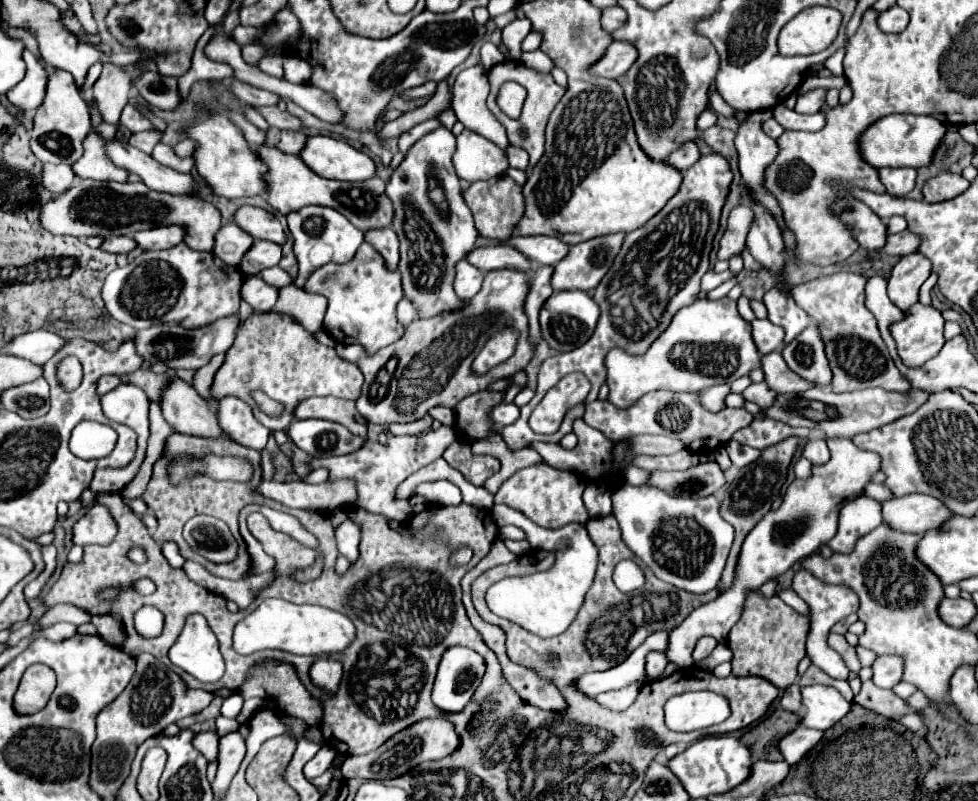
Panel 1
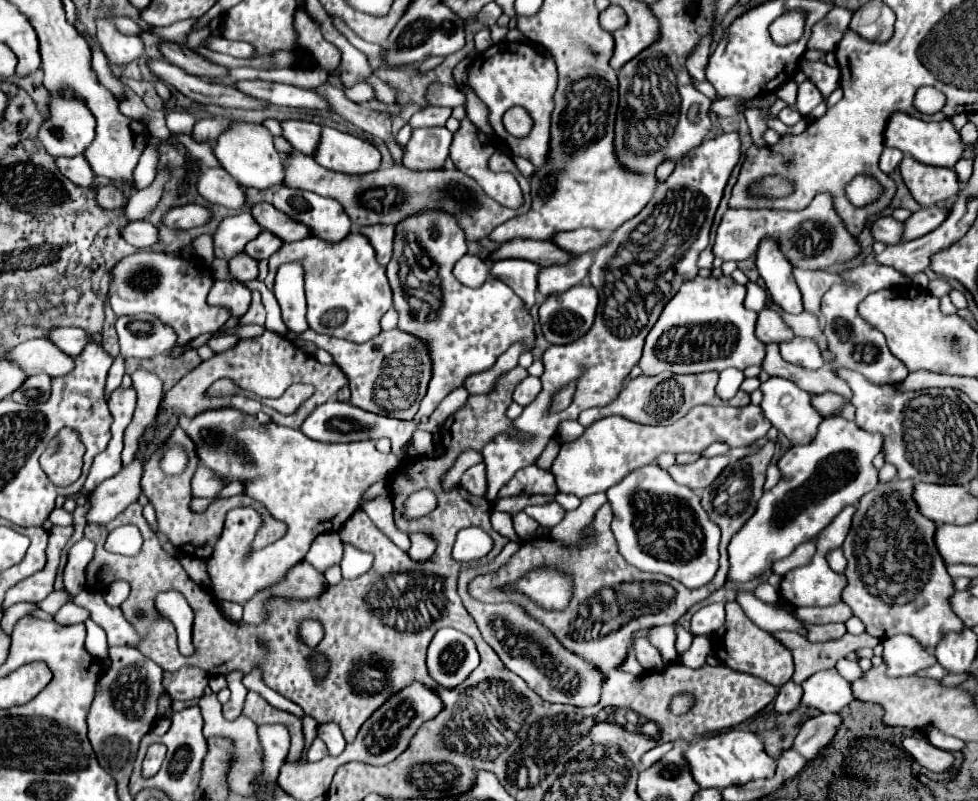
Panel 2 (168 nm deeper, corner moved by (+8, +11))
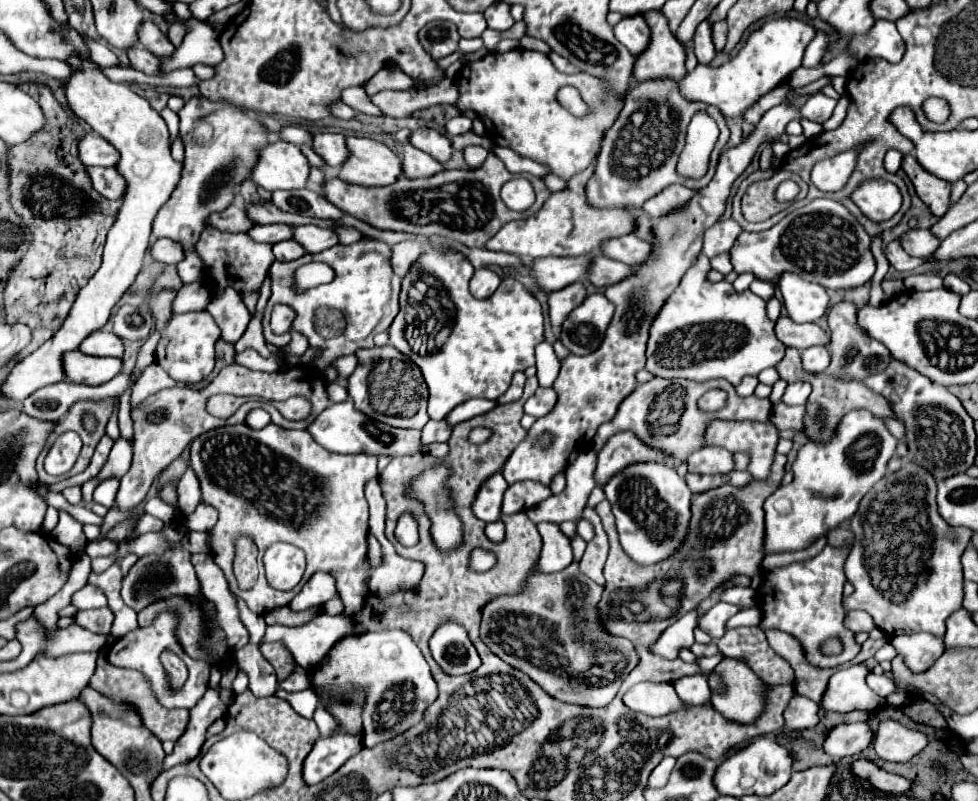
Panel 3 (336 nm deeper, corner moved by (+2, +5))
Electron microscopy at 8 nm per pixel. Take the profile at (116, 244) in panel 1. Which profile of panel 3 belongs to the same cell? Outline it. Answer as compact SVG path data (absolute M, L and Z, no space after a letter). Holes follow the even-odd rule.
M159 239L159 243L151 245L151 257L155 261L163 261L167 265L177 265L179 261L183 261L183 245L169 241L169 239Z

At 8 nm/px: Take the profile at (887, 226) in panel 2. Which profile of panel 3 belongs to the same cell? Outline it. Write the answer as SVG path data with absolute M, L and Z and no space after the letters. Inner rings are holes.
M911 229L901 237L901 245L905 245L905 251L921 259L929 259L937 251L939 243L941 241L929 229Z

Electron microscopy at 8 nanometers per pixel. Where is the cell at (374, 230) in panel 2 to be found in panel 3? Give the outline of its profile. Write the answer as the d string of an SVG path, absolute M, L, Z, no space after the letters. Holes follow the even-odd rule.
M399 243L397 247L393 247L393 271L403 279L409 273L411 265L421 257L421 253L421 243Z

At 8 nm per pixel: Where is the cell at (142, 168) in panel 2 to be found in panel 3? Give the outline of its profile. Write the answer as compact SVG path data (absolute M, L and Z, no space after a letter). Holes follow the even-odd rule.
M163 107L159 115L161 115L161 117L163 117L163 121L167 123L170 133L170 141L172 144L175 139L175 135L179 133L179 117L177 117L177 113L173 113L169 107Z

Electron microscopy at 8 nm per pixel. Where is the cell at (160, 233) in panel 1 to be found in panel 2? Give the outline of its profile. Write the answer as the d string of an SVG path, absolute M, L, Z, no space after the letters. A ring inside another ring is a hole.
M183 205L183 207L173 207L169 209L161 223L169 229L191 229L191 227L199 227L203 223L207 223L209 219L209 209L201 207L201 205Z

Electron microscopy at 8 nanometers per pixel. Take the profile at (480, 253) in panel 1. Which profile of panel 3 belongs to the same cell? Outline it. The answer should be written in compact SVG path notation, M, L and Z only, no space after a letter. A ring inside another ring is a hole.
M601 255L601 259L597 259L597 263L593 263L593 271L589 271L589 281L595 287L607 287L607 285L619 283L631 275L635 275L635 267Z

